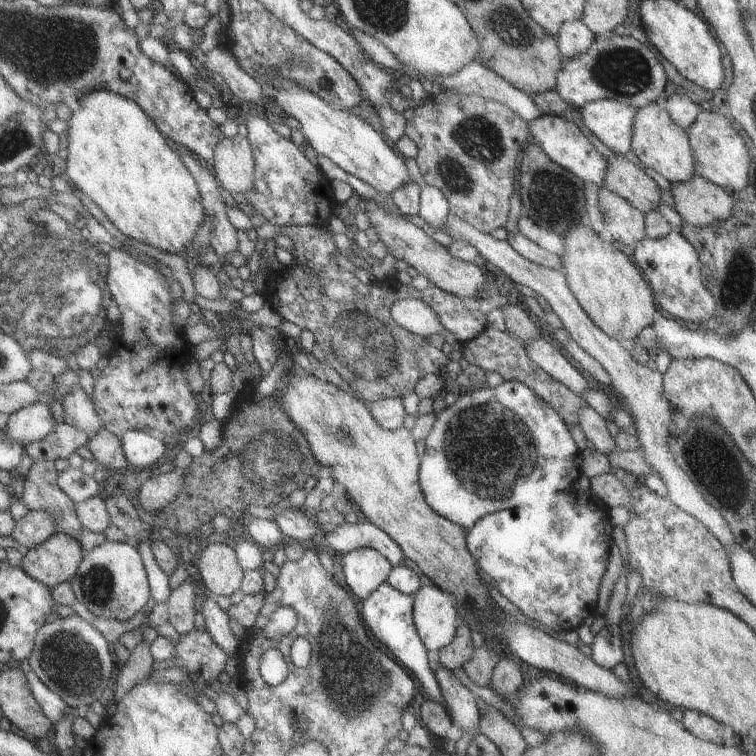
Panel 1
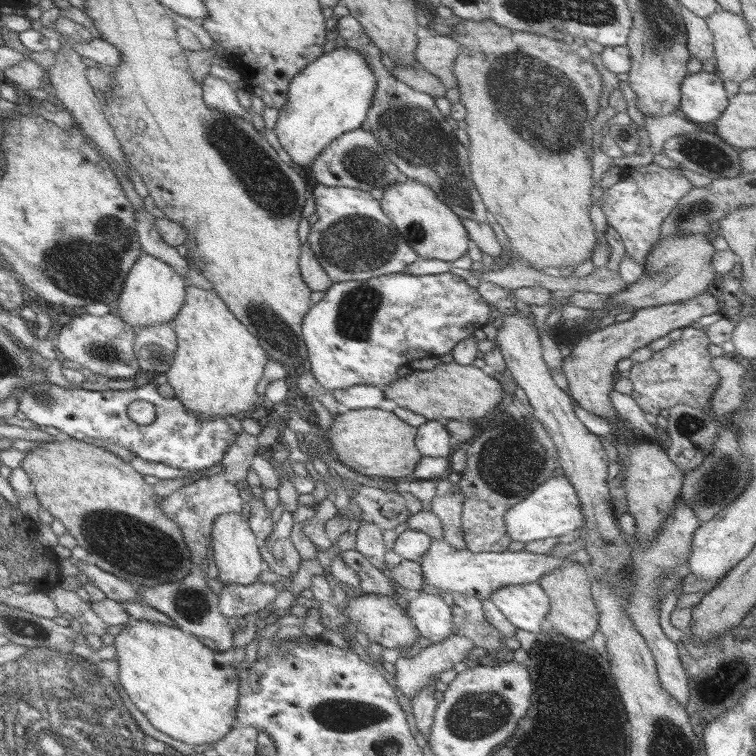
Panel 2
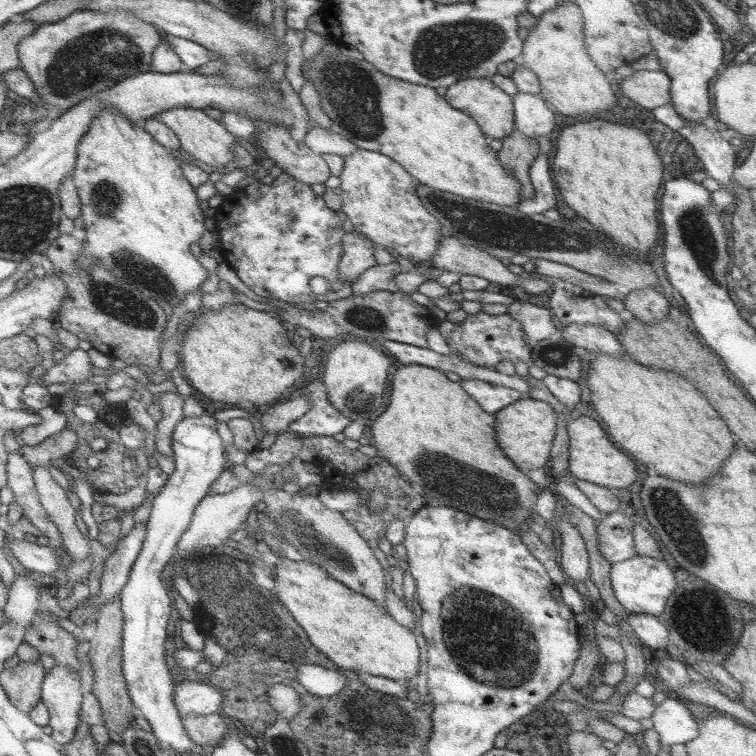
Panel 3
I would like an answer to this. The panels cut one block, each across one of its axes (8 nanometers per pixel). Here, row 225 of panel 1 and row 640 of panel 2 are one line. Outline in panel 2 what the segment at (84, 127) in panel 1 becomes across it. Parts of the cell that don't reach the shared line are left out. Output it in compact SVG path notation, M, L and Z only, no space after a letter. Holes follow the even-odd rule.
M130 619L125 628L113 638L112 645L115 648L119 686L133 706L159 732L194 747L215 743L235 726L233 710L236 706L238 672L229 665L233 660L231 650L216 652L203 646L195 636L176 627Z

